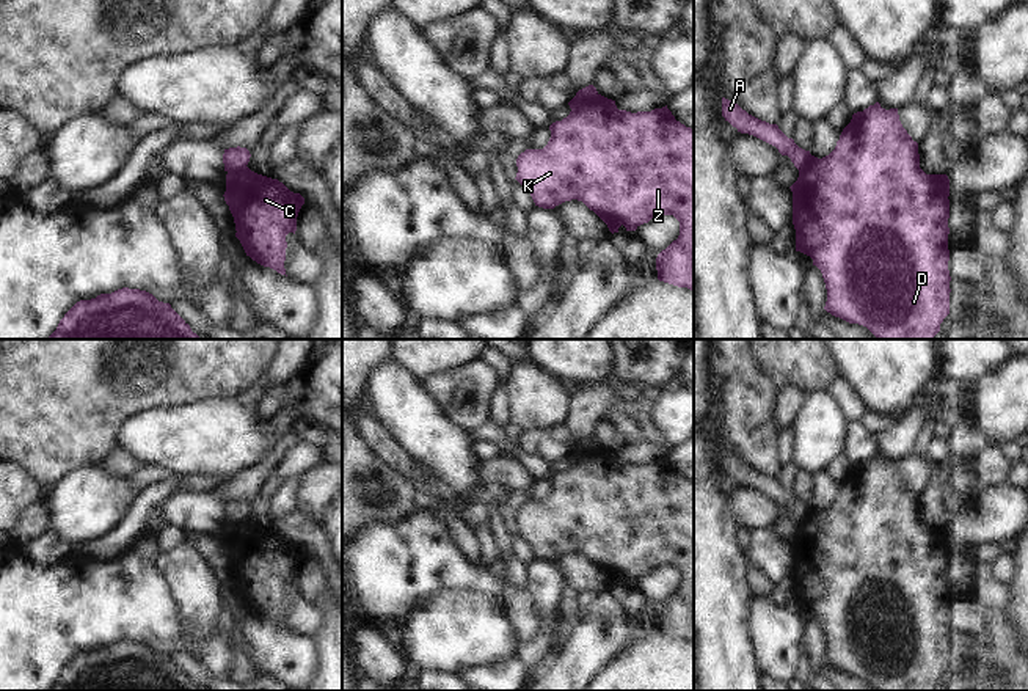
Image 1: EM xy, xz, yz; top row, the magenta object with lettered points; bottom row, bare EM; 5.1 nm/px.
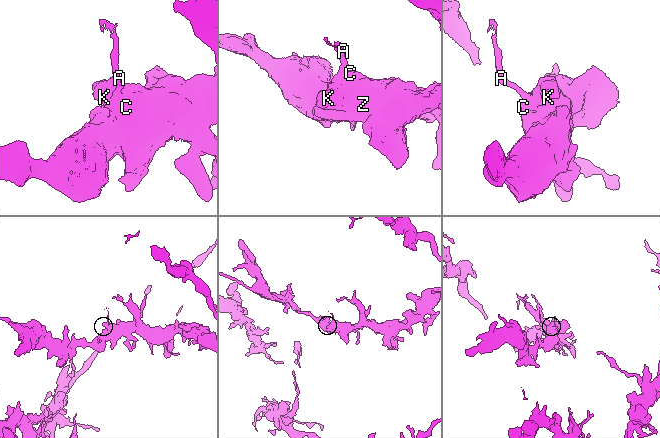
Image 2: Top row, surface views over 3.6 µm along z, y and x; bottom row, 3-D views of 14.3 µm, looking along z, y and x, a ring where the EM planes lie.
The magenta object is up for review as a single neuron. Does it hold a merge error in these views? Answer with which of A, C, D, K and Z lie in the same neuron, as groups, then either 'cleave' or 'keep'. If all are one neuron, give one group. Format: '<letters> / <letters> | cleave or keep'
A / C D K Z | cleave

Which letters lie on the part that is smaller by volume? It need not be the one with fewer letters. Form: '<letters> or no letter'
A

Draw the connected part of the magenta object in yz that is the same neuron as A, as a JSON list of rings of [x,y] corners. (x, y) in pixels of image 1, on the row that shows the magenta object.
[[[722,97],[722,116],[741,133],[753,135],[778,149],[782,155],[788,155],[799,170],[811,157],[810,151],[799,148],[793,138],[788,138],[777,124],[761,121],[738,104]]]

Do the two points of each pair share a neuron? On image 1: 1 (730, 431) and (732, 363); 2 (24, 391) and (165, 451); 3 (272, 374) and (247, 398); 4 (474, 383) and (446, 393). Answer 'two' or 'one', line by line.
1: one
2: two
3: one
4: one

